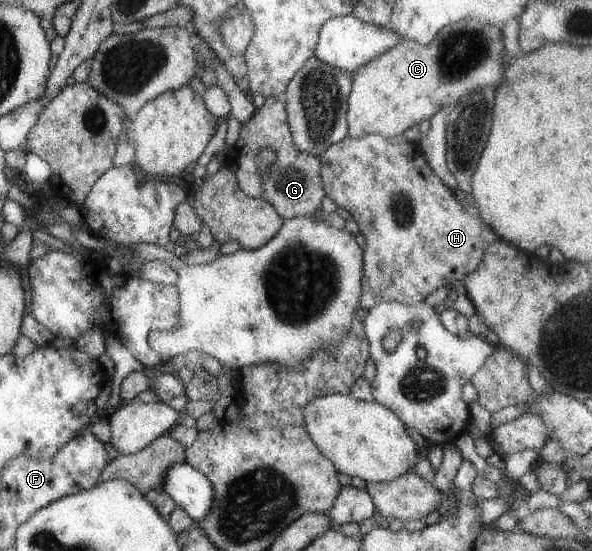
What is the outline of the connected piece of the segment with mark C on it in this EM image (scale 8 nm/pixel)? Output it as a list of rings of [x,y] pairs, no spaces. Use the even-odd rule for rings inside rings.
[[[468,17],[446,25],[425,45],[419,45],[410,39],[400,39],[395,45],[358,67],[351,76],[350,92],[345,102],[347,135],[352,138],[370,133],[378,133],[383,137],[402,135],[406,129],[431,119],[444,107],[452,107],[467,94],[486,87],[495,90],[503,82],[505,68],[500,29],[482,19]]]

